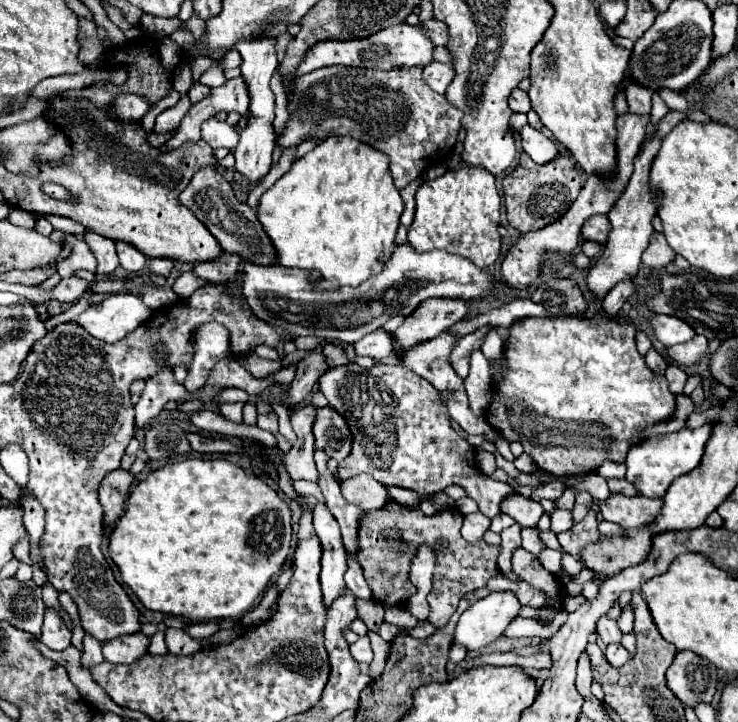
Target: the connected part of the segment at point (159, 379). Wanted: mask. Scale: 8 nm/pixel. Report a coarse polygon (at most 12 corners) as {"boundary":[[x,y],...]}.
{"boundary":[[172,370],[146,380],[136,404],[136,430],[170,400],[192,400]]}

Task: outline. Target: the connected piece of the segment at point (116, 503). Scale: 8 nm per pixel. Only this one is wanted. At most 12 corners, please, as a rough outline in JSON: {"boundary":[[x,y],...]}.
{"boundary":[[110,472],[100,486],[104,522],[124,514],[124,502],[134,476]]}

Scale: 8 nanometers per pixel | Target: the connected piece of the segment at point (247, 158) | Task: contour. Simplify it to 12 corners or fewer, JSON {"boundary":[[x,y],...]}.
{"boundary":[[274,40],[238,42],[250,110],[234,150],[250,184],[274,150]]}

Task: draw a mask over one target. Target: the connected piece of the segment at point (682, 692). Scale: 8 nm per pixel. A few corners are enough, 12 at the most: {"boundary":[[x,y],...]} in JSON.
{"boundary":[[678,652],[668,688],[688,706],[712,702],[718,672],[694,652]]}

